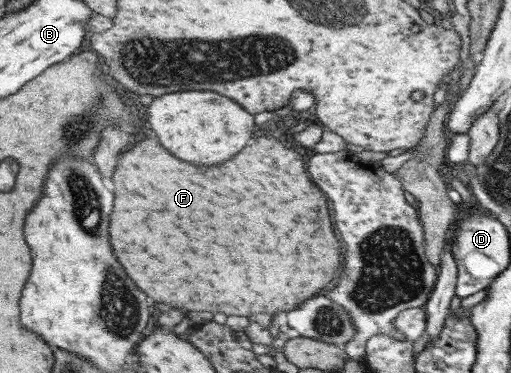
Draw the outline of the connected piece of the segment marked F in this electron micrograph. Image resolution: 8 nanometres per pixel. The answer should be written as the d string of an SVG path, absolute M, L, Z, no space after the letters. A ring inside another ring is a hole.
M282 133L275 137L272 137L271 134L256 137L242 149L238 156L234 156L234 160L216 164L212 168L208 166L208 176L206 176L206 166L196 166L196 164L176 158L168 148L164 148L160 144L158 136L150 135L146 140L138 142L132 150L122 154L111 180L114 186L114 208L110 214L108 234L110 234L112 252L118 258L118 262L124 266L128 276L132 276L134 284L154 302L170 304L170 306L178 306L178 308L202 310L202 312L208 310L212 314L224 313L226 316L249 317L256 313L270 313L272 316L281 314L283 317L284 314L295 310L304 302L320 296L326 290L326 286L337 278L336 272L342 262L342 250L340 250L340 240L334 234L332 216L328 214L330 200L326 198L326 193L310 180L307 164L302 158L302 154L298 154L298 149L292 148L292 143ZM206 184L208 184L208 212L206 212L206 200L204 200Z

